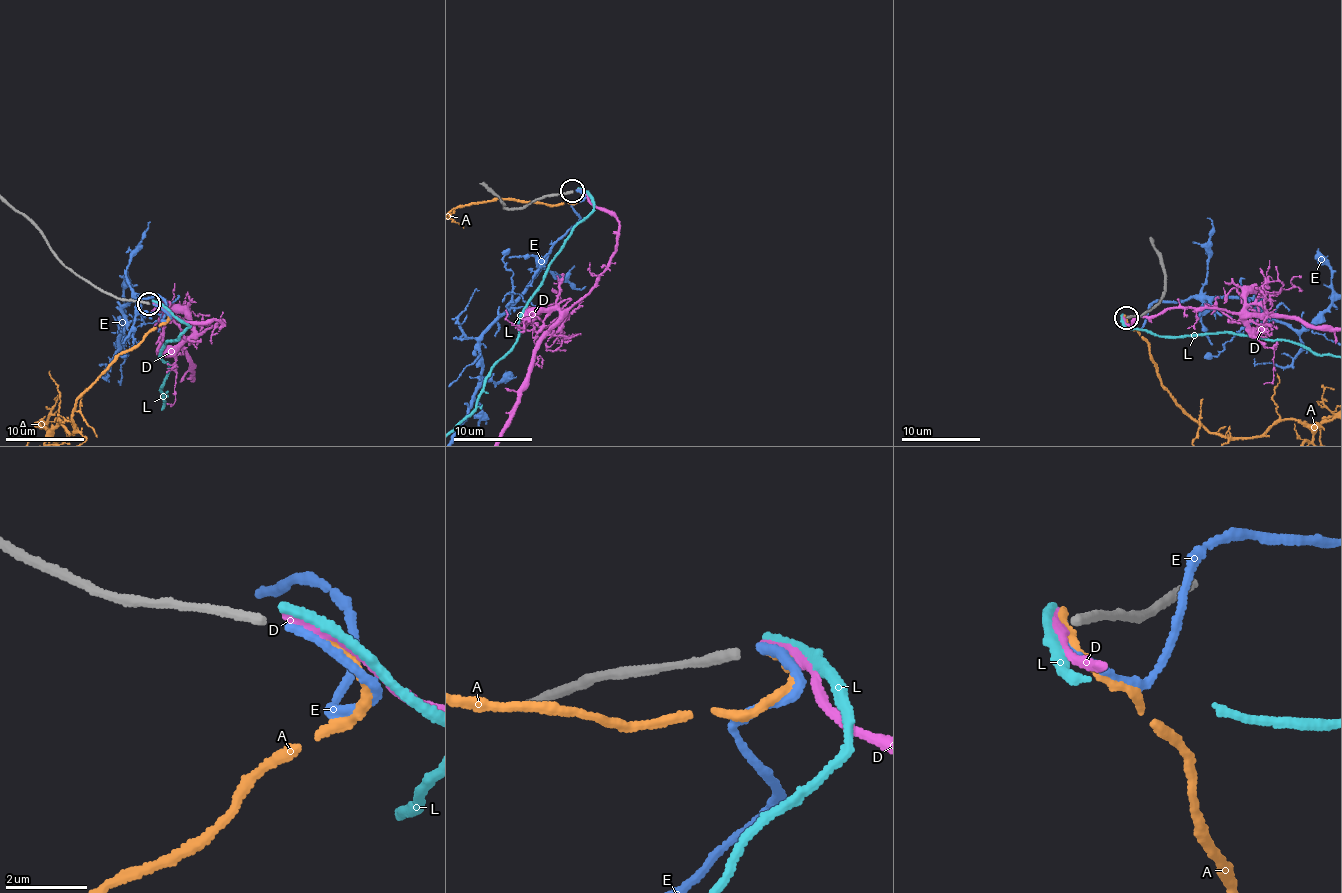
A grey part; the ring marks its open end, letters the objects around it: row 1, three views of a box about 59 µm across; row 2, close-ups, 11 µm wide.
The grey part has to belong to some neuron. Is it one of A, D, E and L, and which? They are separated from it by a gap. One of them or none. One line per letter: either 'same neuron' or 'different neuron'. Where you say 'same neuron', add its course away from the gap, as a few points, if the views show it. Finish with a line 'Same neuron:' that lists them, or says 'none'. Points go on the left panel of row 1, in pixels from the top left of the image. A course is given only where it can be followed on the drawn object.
A: different neuron
D: different neuron
E: same neuron
L: different neuron
Same neuron: E

